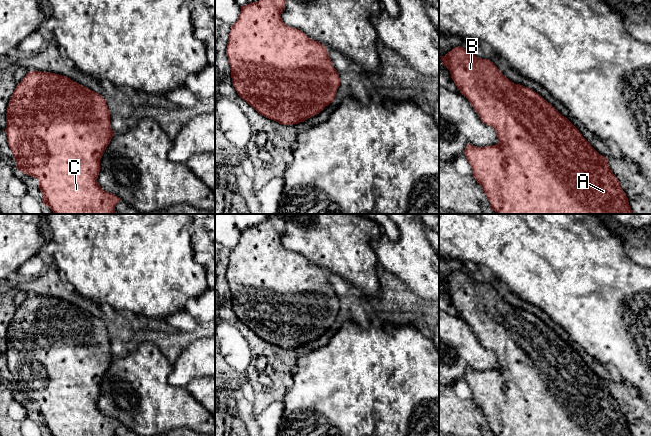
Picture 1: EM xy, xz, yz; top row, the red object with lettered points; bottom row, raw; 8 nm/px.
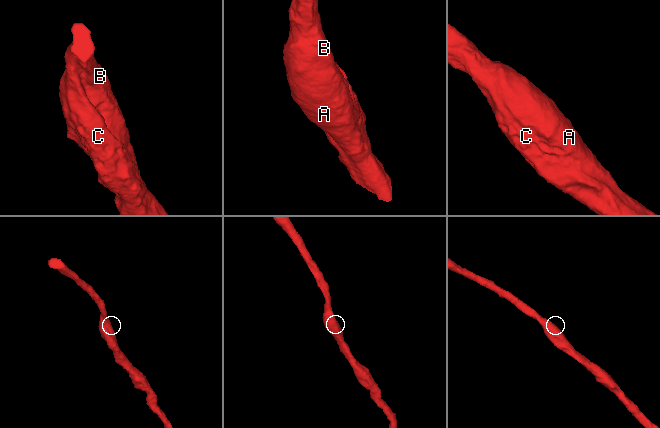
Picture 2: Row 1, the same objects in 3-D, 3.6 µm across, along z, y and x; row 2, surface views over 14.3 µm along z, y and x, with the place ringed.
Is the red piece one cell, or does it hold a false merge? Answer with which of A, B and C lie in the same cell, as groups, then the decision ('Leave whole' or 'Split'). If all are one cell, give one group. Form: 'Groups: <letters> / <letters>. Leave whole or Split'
Groups: A B C. Leave whole

